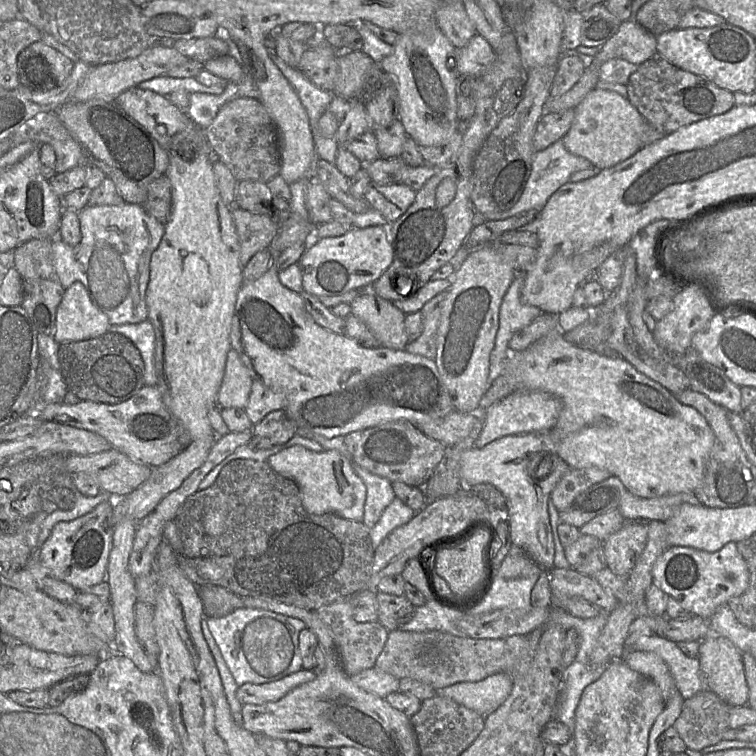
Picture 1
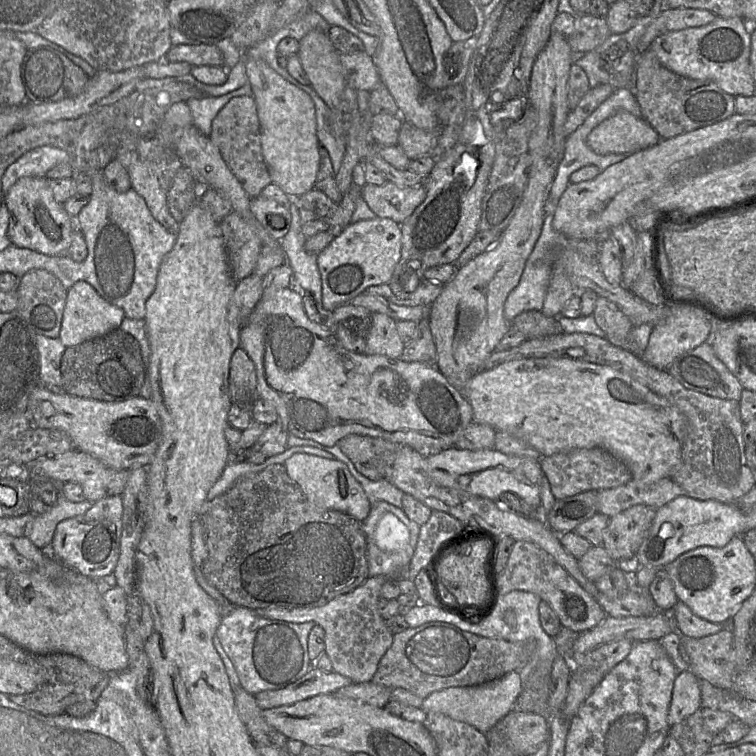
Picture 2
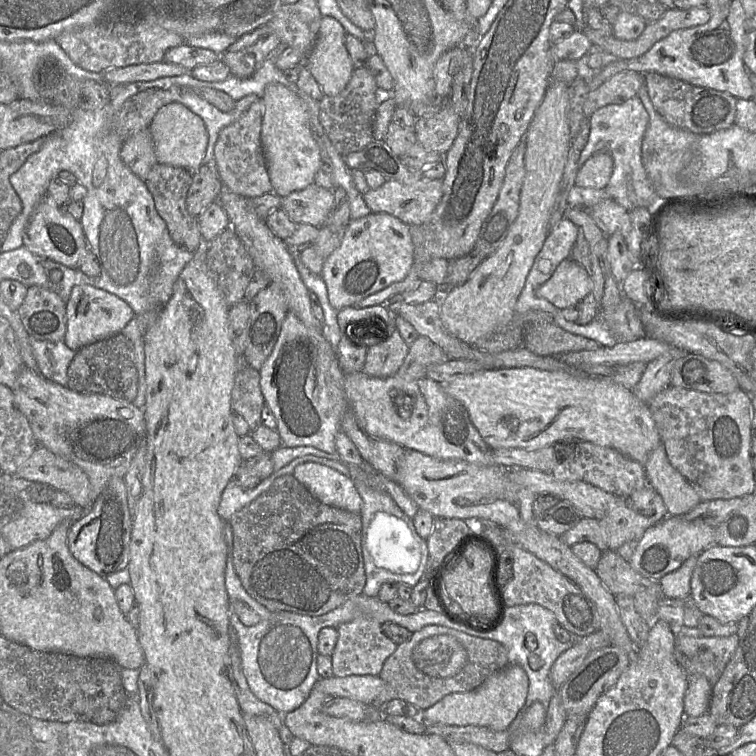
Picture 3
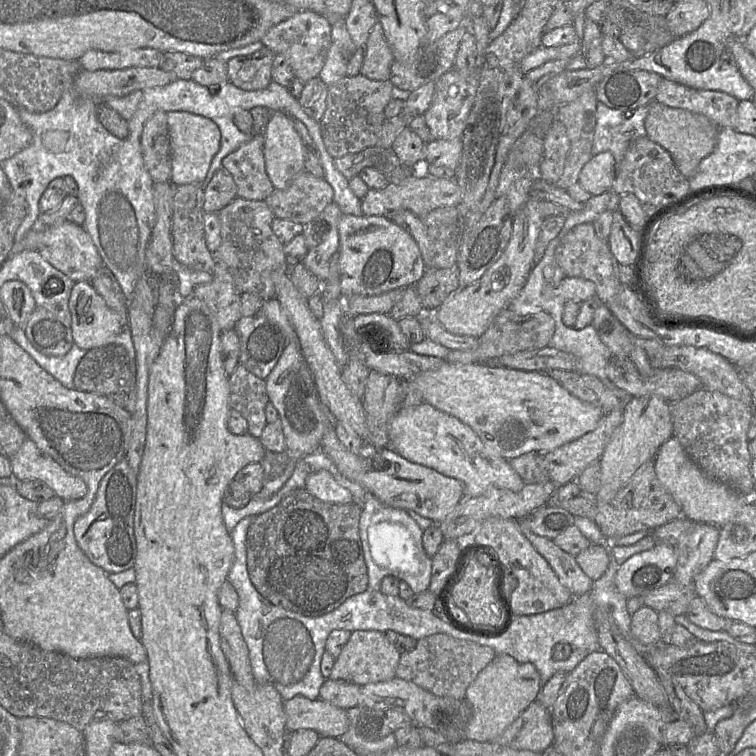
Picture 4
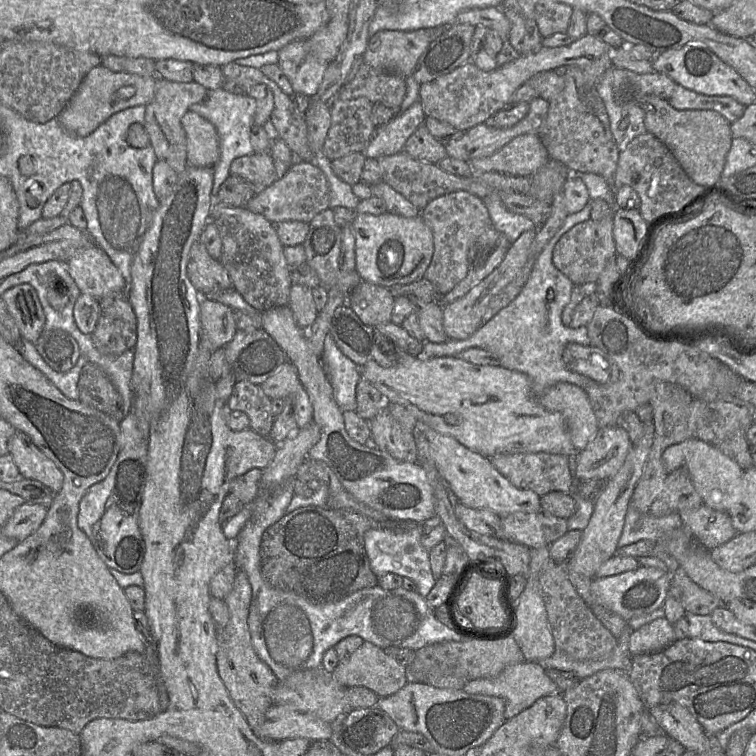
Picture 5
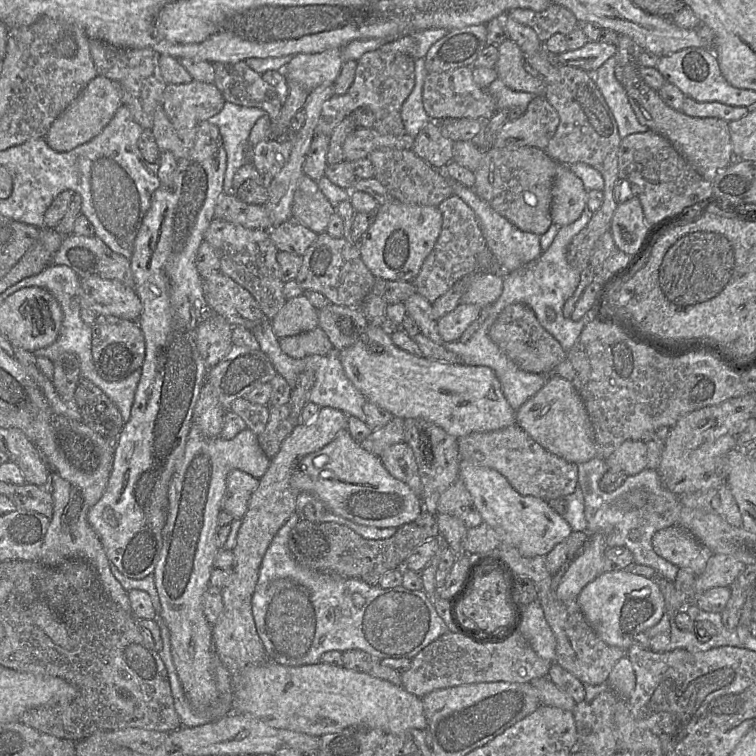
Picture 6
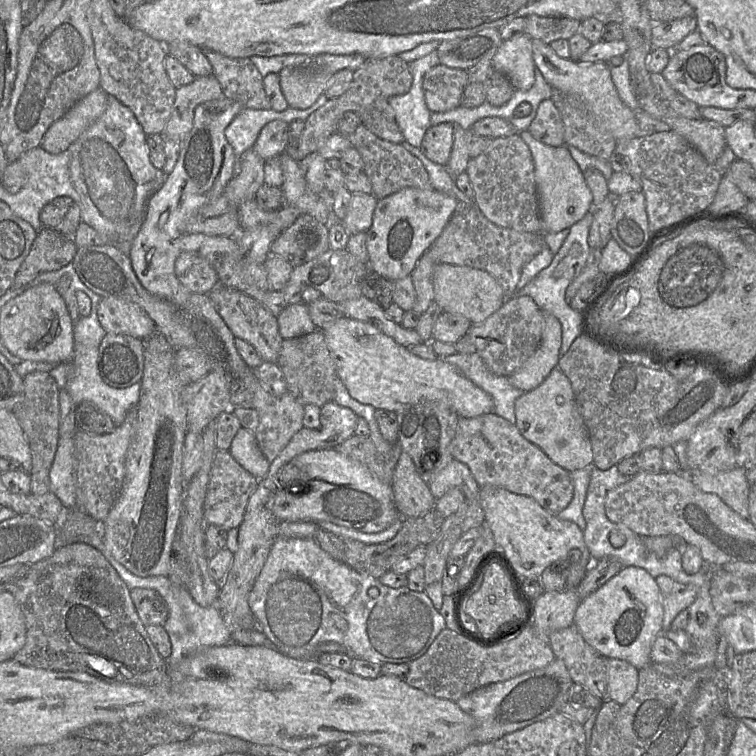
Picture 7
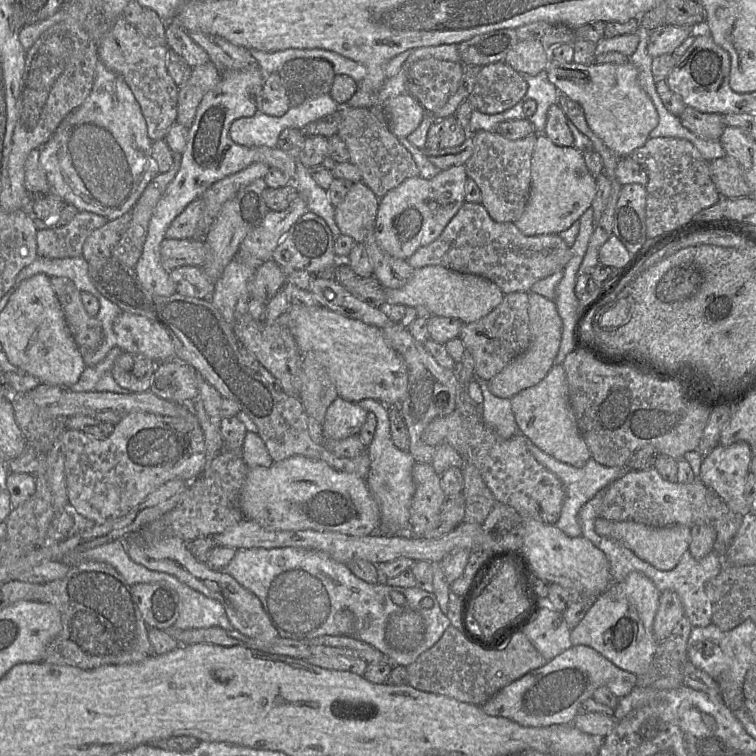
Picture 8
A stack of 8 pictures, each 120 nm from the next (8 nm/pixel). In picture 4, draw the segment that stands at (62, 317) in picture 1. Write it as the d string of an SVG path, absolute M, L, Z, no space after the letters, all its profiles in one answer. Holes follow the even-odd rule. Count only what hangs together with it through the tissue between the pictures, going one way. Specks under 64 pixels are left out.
M87 281L76 282L69 298L73 343L84 350L102 347L114 342L115 336L128 328L128 317L108 307L103 297Z

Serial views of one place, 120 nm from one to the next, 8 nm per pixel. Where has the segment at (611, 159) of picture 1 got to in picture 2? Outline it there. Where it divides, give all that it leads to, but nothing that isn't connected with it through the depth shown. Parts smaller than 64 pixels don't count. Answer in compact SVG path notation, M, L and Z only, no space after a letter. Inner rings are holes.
M622 110L597 125L589 133L587 144L600 155L633 154L656 145L660 140L646 120Z

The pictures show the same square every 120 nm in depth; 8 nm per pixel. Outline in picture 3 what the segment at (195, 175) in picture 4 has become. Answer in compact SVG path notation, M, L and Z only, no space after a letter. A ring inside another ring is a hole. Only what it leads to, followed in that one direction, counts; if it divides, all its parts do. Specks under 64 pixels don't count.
M171 103L159 109L149 130L159 163L195 172L202 165L208 145L204 121L181 103Z

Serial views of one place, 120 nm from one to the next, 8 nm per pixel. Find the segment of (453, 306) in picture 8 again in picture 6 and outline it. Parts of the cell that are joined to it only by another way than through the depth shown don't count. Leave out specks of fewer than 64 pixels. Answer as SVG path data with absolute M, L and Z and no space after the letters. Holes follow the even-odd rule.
M475 272L468 276L469 283L460 299L461 304L476 304L483 308L496 302L502 294L502 274Z

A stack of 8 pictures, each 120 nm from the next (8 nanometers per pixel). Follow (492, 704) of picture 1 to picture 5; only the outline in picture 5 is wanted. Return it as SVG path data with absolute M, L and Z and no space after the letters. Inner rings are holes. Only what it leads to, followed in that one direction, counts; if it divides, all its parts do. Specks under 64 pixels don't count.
M525 661L507 666L493 678L478 678L469 681L463 690L470 694L483 694L502 698L505 702L504 716L509 720L530 707L541 697L559 693L557 684L547 675L546 670L537 662Z

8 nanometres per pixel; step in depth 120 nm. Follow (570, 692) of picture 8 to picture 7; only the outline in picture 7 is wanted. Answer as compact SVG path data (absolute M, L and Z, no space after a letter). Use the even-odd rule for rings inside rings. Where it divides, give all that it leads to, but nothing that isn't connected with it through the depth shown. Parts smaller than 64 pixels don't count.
M555 658L546 667L478 688L456 703L475 721L475 743L486 743L560 713L573 684L564 661ZM607 658L607 698L624 705L636 692L638 669L625 660Z

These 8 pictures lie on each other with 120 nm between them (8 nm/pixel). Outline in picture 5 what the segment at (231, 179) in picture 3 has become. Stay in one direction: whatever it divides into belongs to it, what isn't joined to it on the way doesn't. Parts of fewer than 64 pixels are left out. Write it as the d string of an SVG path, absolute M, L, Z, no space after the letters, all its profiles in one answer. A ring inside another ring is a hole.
M269 152L252 153L236 158L232 161L229 170L229 175L240 176L249 181L255 194L262 192L278 179Z

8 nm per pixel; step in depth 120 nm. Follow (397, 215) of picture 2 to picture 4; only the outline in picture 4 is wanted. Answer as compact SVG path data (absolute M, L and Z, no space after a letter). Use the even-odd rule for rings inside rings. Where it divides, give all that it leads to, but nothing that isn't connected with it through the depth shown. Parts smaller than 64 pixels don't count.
M430 175L408 177L398 184L388 183L381 189L369 189L361 199L363 215L386 216L397 210L410 210L422 220L426 215L439 207L456 206L461 203L461 189L455 177L436 178Z

